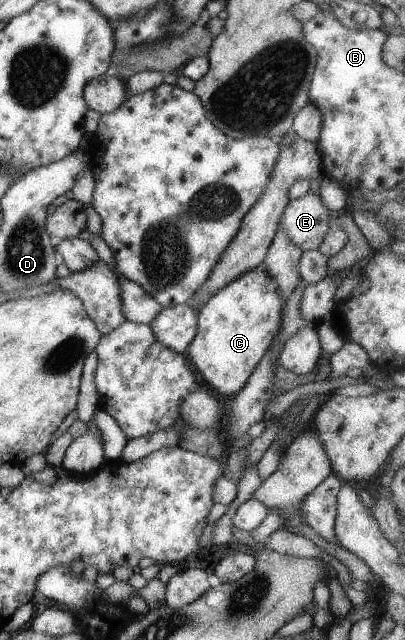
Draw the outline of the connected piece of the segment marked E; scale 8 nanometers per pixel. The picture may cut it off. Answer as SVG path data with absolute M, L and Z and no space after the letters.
M312 191L301 197L289 199L279 218L278 225L288 235L289 241L301 251L318 248L328 230L330 209L321 196Z

